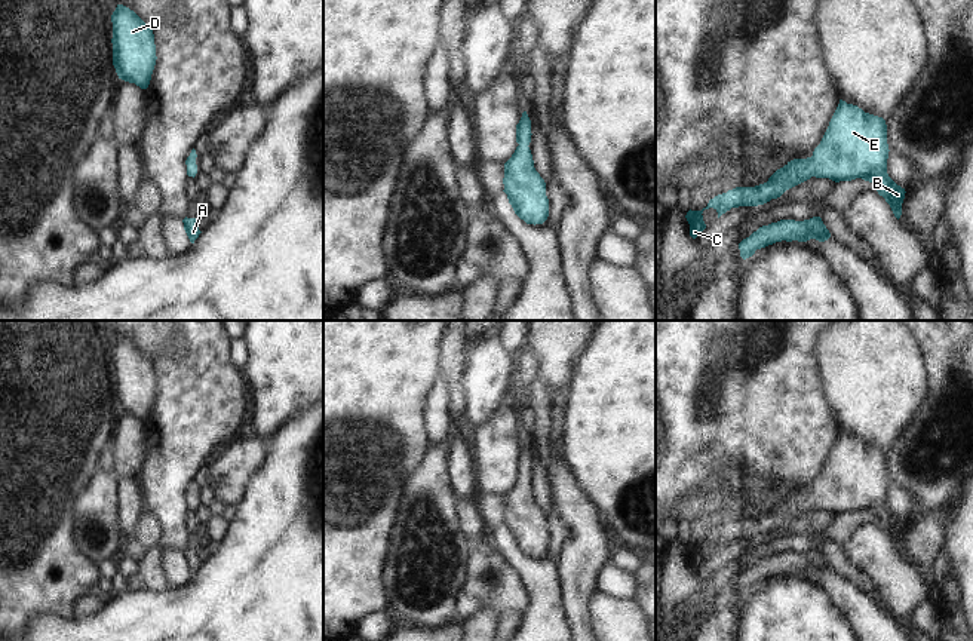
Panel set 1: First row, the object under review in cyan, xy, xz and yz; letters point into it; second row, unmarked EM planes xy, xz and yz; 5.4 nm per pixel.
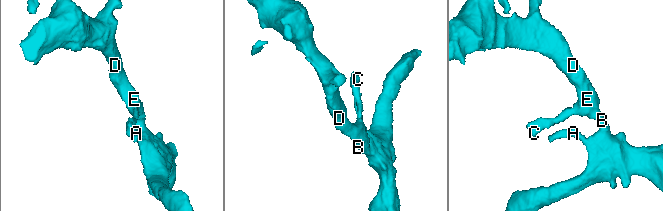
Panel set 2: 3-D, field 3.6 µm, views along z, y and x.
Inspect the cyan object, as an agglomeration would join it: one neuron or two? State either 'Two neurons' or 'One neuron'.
One neuron.

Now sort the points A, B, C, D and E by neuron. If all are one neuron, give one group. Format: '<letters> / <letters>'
A B C D E

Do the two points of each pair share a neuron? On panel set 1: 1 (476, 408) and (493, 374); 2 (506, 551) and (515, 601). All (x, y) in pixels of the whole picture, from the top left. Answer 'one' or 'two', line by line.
1: one
2: two

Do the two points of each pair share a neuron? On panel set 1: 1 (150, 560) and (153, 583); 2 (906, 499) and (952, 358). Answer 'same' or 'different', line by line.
1: same
2: different

